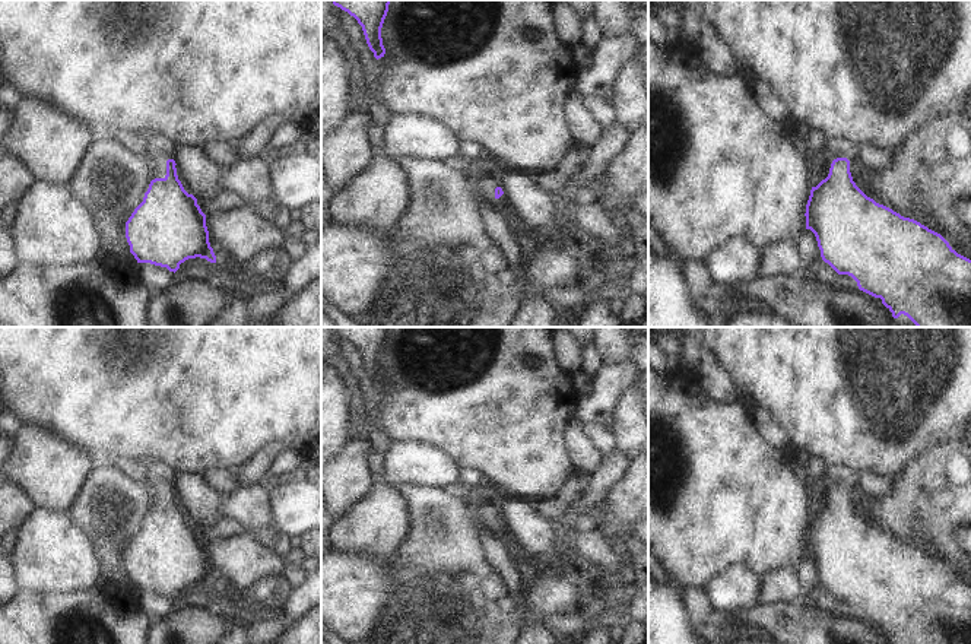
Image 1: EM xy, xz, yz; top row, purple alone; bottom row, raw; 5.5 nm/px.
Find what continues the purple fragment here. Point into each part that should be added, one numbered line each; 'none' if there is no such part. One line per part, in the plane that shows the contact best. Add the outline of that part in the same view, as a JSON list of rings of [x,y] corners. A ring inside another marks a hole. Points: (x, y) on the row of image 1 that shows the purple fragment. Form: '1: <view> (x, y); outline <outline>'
1: xy (159, 148); outline [[[153,133],[145,137],[146,140],[146,156],[153,165],[152,180],[165,178],[166,161],[174,159],[175,145],[165,134]]]

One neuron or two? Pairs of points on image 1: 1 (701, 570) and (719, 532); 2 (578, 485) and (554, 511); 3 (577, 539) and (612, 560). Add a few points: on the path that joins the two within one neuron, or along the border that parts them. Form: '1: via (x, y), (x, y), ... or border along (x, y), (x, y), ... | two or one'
1: via (701, 561), (701, 549), (710, 541) | one
2: via (573, 491), (558, 506) | one
3: via (586, 543), (592, 545), (603, 557) | one

